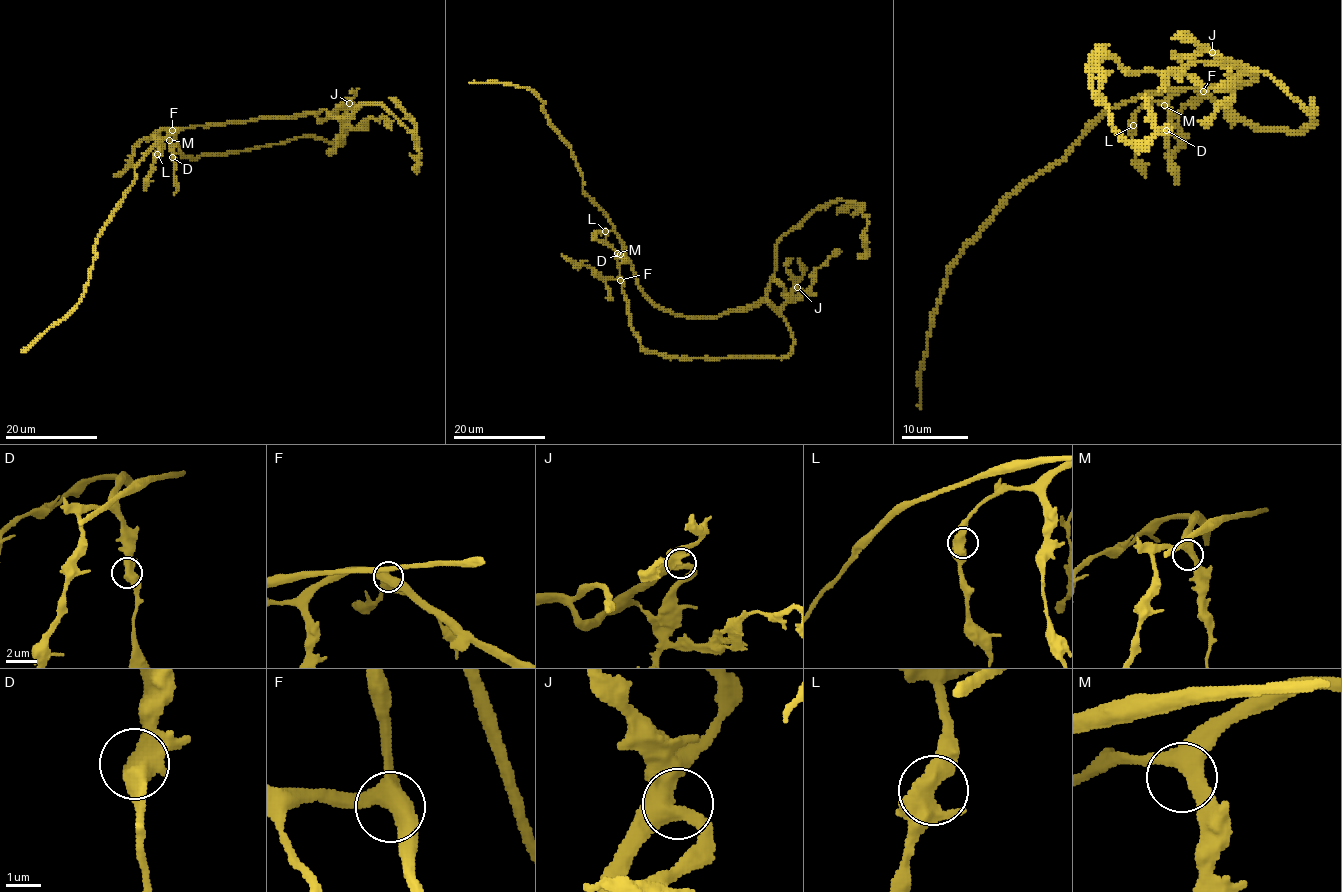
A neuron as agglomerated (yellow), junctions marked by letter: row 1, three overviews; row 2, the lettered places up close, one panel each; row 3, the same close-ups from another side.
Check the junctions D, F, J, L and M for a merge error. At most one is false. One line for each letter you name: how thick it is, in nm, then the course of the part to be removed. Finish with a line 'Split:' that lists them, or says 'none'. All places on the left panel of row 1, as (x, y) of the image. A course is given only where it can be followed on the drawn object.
Split: none

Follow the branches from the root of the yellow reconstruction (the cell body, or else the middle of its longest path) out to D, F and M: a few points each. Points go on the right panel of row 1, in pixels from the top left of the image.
D: (1255, 74), (1230, 72), (1272, 75), (1308, 113), (1313, 100), (1315, 122), (1258, 128), (1181, 89), (1166, 130)
F: (1255, 74), (1230, 72), (1272, 75), (1308, 113), (1313, 100), (1315, 122), (1300, 132), (1252, 127), (1202, 90)
M: (1255, 74), (1230, 72), (1272, 75), (1308, 113), (1313, 100), (1315, 122), (1252, 127), (1194, 89), (1164, 105)

